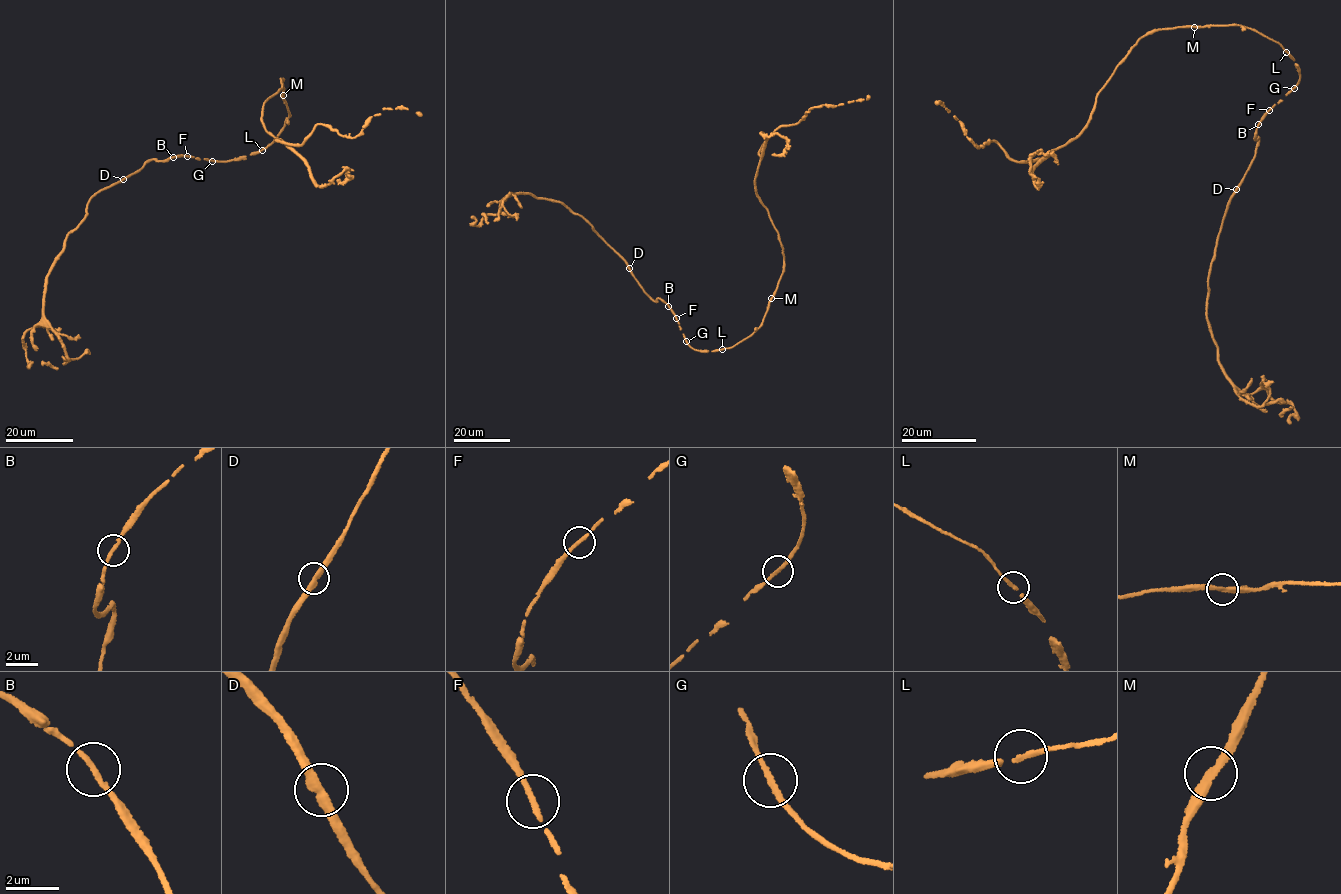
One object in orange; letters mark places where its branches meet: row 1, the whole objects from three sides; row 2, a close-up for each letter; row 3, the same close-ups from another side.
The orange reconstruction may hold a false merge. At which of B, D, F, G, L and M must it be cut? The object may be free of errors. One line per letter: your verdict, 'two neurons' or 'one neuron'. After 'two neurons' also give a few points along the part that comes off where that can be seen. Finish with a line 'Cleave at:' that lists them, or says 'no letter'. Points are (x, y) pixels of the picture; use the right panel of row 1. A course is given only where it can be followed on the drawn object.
B: one neuron
D: one neuron
F: one neuron
G: one neuron
L: one neuron
M: one neuron
Cleave at: no letter

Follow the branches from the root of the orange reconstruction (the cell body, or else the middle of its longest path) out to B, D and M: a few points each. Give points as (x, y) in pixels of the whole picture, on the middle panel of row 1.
B: (733, 346), (713, 351), (695, 350), (687, 343), (668, 306)
D: (733, 346), (706, 352), (690, 346), (669, 306), (659, 298), (655, 302), (629, 268)
M: (733, 346), (757, 329), (771, 298)

